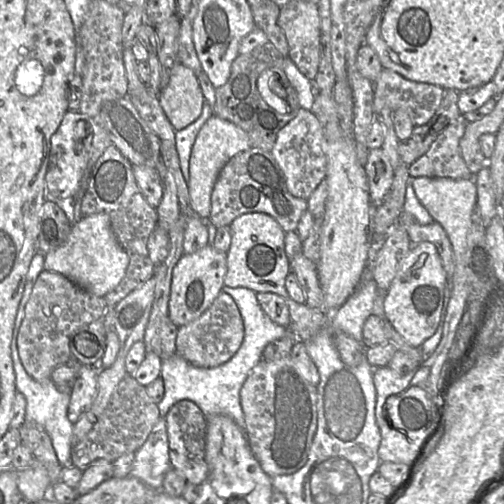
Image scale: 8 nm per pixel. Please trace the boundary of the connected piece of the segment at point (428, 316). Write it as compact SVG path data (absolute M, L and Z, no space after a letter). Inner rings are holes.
M427 241L413 244L401 260L384 299L384 317L409 346L420 347L436 332L446 286L446 272L436 247Z

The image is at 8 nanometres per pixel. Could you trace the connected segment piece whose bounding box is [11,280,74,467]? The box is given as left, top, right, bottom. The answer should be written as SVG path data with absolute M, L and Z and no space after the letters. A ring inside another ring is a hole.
M26 281L22 298L20 300L15 324L13 328L13 335L11 341L11 357L15 372L16 390L22 393L26 398L26 418L25 422L36 423L47 432L49 435L56 456L62 467L72 466L72 433L74 424L68 419L68 406L71 399L71 393L61 393L56 389L56 384L51 378L44 381L34 380L25 370L18 352L17 337L18 332L24 318L24 310L26 303L29 300L35 281Z

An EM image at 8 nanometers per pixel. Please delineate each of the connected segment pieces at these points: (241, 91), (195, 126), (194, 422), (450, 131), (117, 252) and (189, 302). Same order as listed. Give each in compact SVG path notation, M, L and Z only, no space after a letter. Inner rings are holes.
M267 42L263 45L260 45L256 48L254 48L252 51L246 53L246 54L239 54L235 59L234 61L232 62L232 65L231 65L231 70L230 70L230 76L227 80L227 82L218 87L218 88L214 88L215 89L215 105L214 105L214 114L217 115L218 117L224 119L224 120L227 120L233 124L235 124L236 126L240 127L243 131L246 132L246 134L248 135L249 137L249 140L250 140L250 144L251 144L251 148L258 148L258 149L261 149L261 150L264 150L266 152L271 152L271 150L273 149L273 146L275 144L275 141L276 141L276 137L277 137L277 133L278 131L283 127L285 126L289 121L291 121L297 114L297 111L298 110L294 110L294 109L291 109L291 113L287 112L285 114L280 114L278 113L275 109L273 109L272 107L270 107L266 102L265 100L262 98L262 96L260 95L259 91L258 91L258 88L257 88L257 79L259 77L259 75L264 71L264 70L267 70L267 69L271 69L272 71L276 72L280 78L281 78L281 88L279 88L280 90L285 90L285 93L287 95L287 92L286 92L286 86L289 86L289 78L288 76L285 74L284 72L284 56L277 50L277 48L271 43L271 42Z
M204 99L200 116L187 127L175 131L175 145L179 158L179 165L186 182L189 180L189 161L193 144L201 127L212 114L213 110Z
M181 400L169 409L165 421L171 468L184 478L186 483L200 486L208 476L205 460L207 419L194 402Z
M462 115L441 130L429 149L408 165L410 177L473 179L473 175L461 155L459 146L466 125L467 121Z
M96 213L72 223L63 245L44 256L44 270L62 274L89 293L104 297L125 275L129 258L119 244L105 213Z
M206 245L191 254L183 254L173 268L168 301L168 317L176 327L197 319L216 299L224 284L227 253Z

